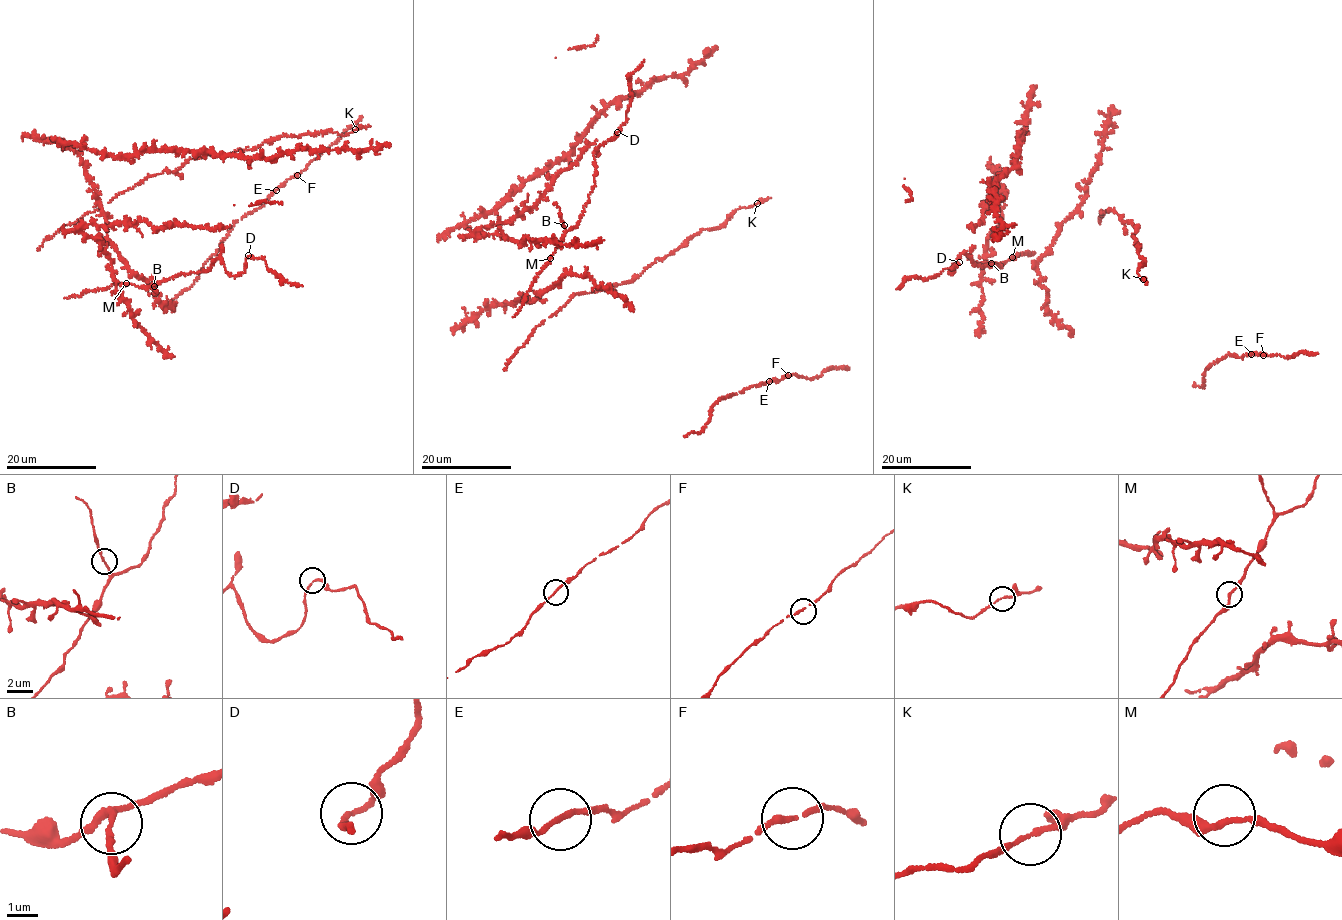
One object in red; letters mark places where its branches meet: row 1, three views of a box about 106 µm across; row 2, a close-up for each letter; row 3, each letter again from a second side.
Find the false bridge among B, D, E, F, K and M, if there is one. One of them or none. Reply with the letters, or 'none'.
none

